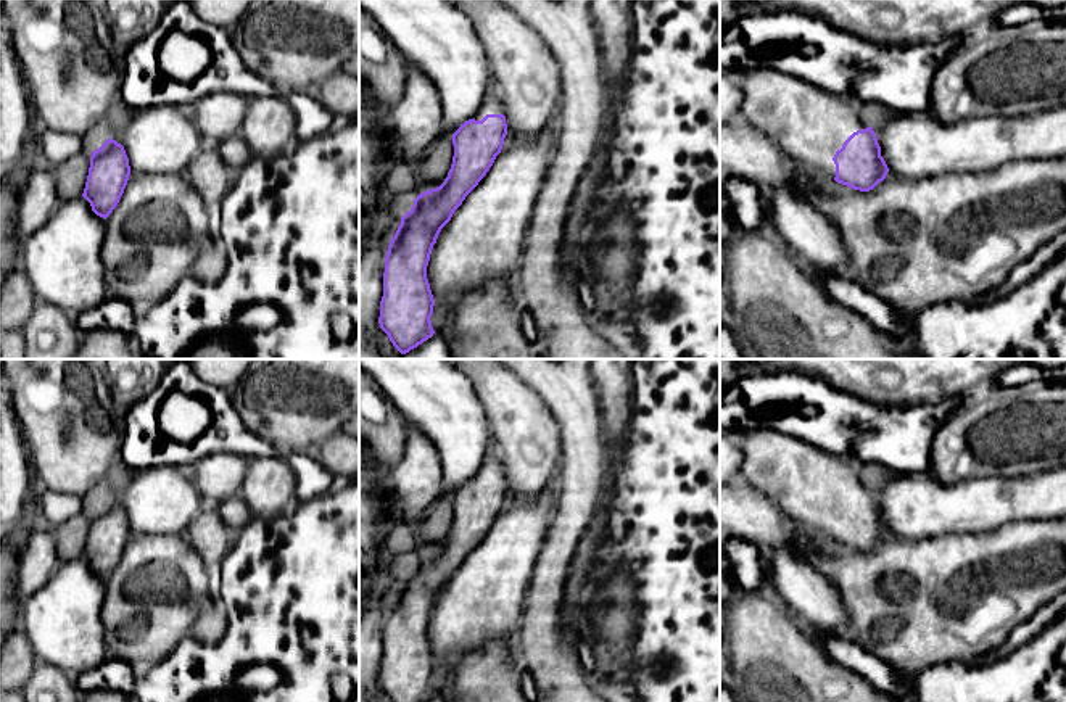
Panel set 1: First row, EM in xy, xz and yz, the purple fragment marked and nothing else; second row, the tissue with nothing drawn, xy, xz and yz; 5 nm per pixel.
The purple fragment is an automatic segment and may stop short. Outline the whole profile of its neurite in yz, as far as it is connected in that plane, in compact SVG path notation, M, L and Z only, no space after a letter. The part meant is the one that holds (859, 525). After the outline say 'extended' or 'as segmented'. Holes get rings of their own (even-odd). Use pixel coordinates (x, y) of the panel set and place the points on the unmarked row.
M773 428L731 432L742 449L741 477L805 528L870 552L889 528L863 470L847 457Z | extended

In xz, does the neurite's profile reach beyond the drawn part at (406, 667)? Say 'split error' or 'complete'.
split error

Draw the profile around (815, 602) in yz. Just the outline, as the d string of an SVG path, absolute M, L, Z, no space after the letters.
M797 523L794 539L787 546L758 549L765 562L766 584L810 636L828 633L847 638L852 620L839 589L810 560L820 549L834 552L836 541Z

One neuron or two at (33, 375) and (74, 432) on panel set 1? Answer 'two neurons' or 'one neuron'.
one neuron

